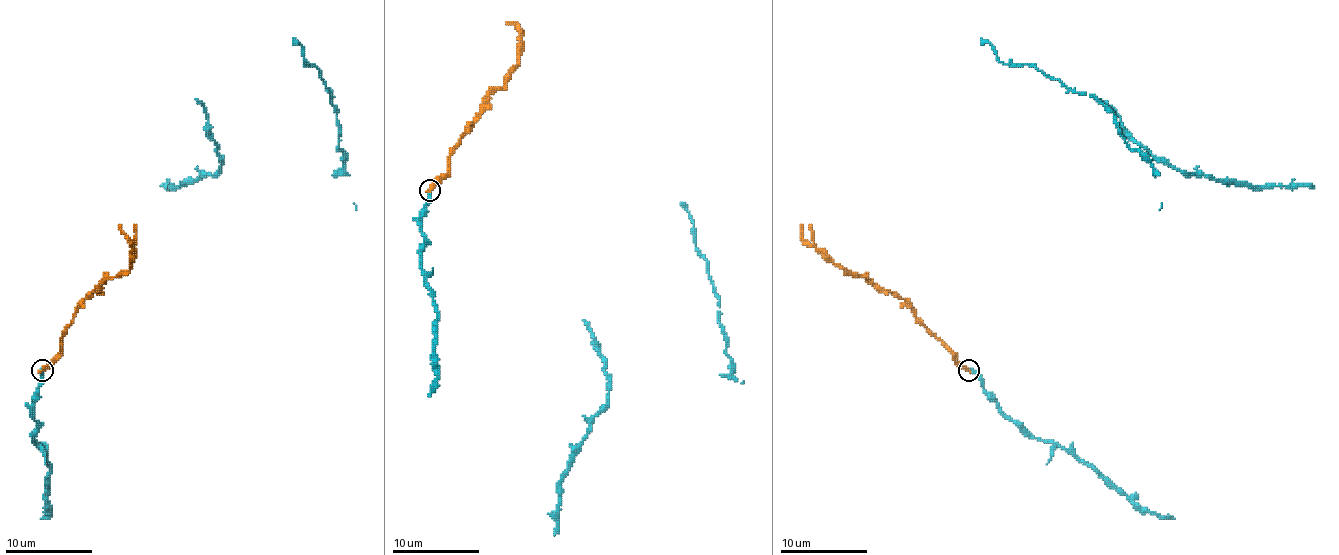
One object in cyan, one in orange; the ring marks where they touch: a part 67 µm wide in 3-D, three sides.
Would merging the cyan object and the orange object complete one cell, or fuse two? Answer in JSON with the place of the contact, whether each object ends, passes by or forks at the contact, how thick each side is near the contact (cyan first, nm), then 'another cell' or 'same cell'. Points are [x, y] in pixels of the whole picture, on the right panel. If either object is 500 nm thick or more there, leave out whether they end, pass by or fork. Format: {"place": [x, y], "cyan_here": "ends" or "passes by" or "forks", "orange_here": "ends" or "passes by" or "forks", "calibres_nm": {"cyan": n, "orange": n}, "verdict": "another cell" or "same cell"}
{"place": [968, 370], "cyan_here": "ends", "orange_here": "ends", "calibres_nm": {"cyan": 320, "orange": 340}, "verdict": "same cell"}

